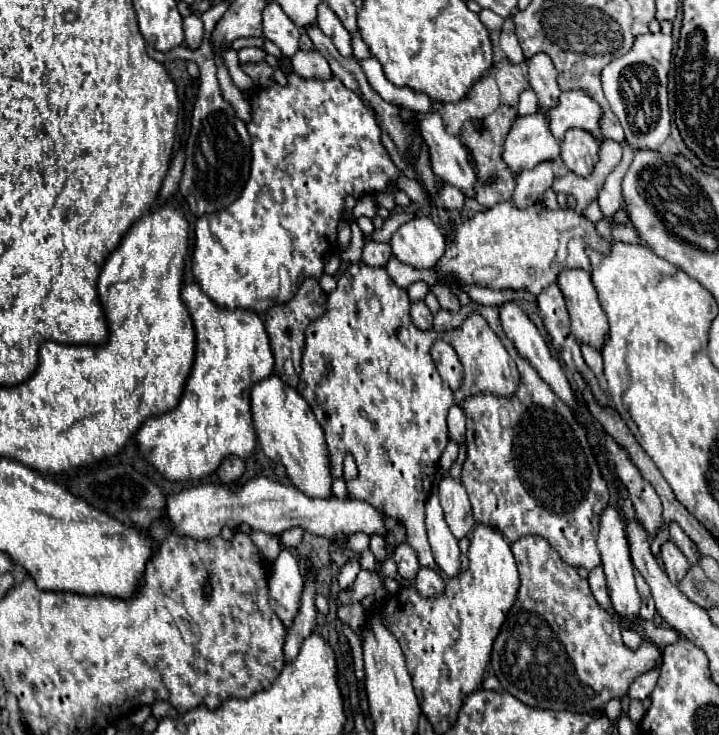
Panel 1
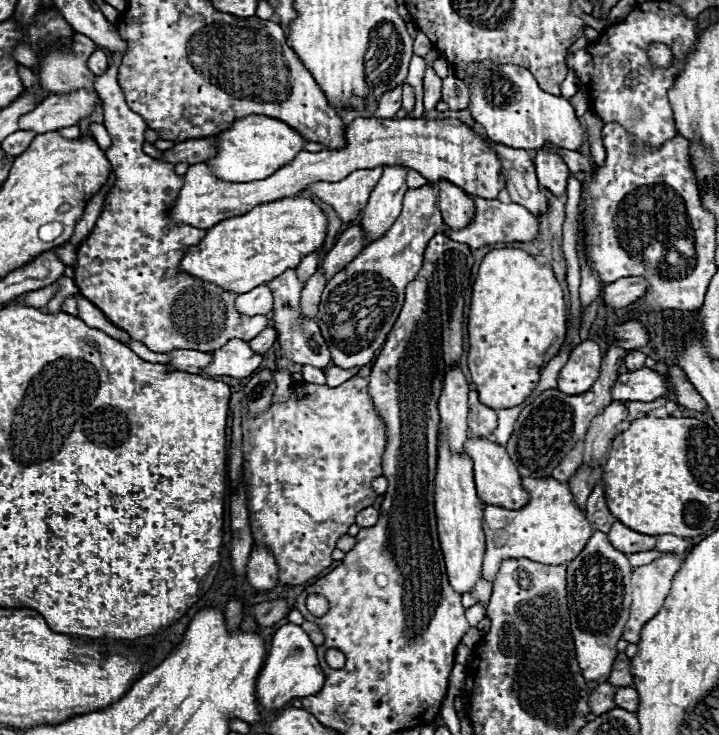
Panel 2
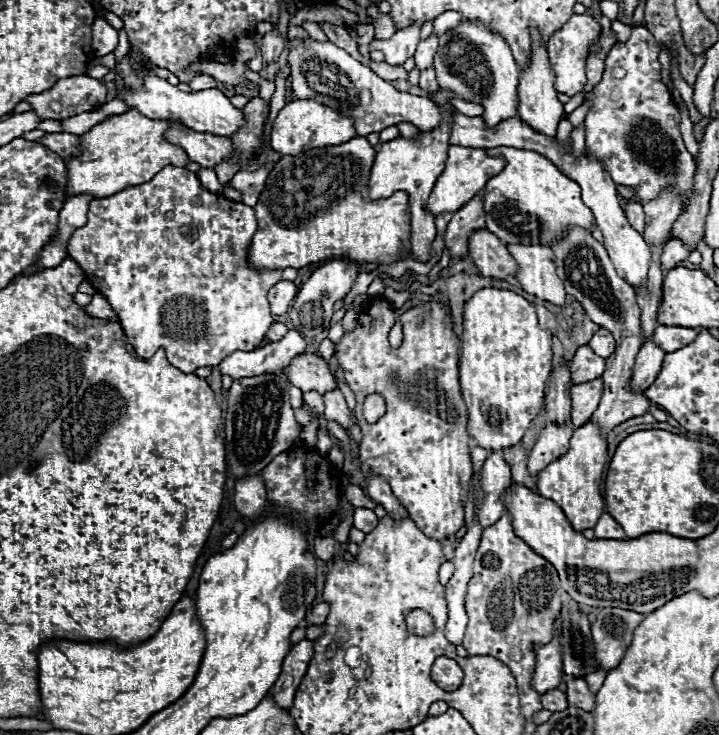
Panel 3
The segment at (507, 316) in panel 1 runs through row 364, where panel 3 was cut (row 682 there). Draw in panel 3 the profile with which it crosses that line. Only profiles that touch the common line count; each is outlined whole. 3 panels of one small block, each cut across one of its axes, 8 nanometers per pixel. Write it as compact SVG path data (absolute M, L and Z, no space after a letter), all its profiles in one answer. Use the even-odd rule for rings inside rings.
M556 636L550 644L538 650L532 688L544 694L552 688L558 688L560 682L562 682L562 650L560 650L560 638Z

